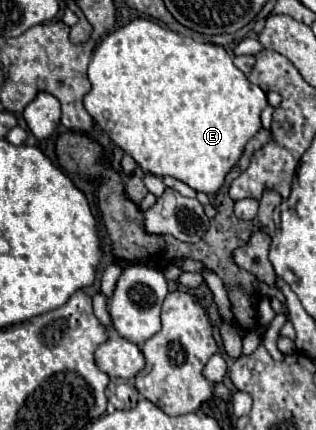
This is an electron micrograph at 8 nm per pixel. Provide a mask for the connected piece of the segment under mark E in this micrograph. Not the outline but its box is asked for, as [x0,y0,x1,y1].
[84,18,268,194]

